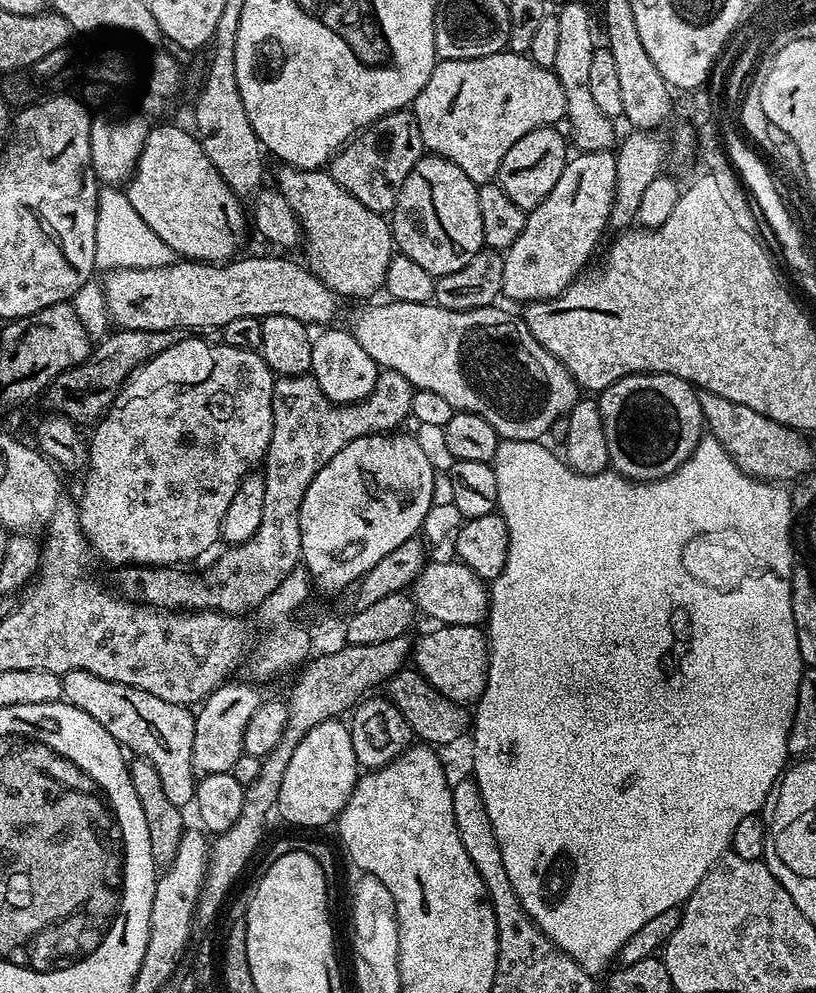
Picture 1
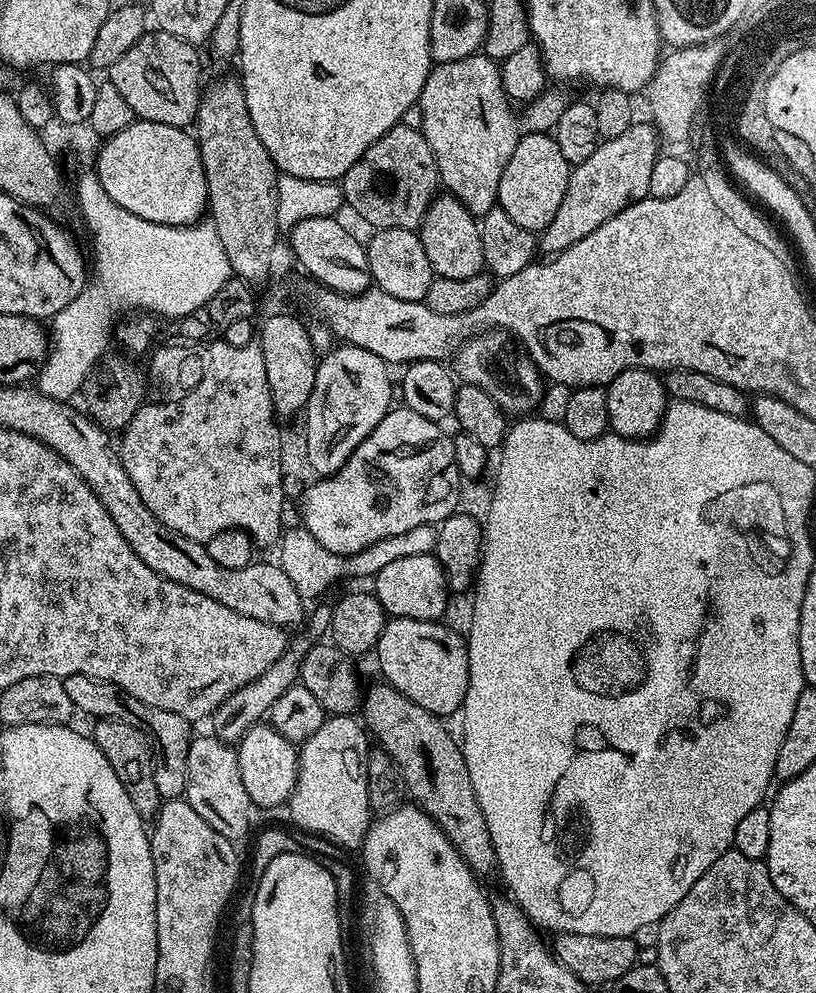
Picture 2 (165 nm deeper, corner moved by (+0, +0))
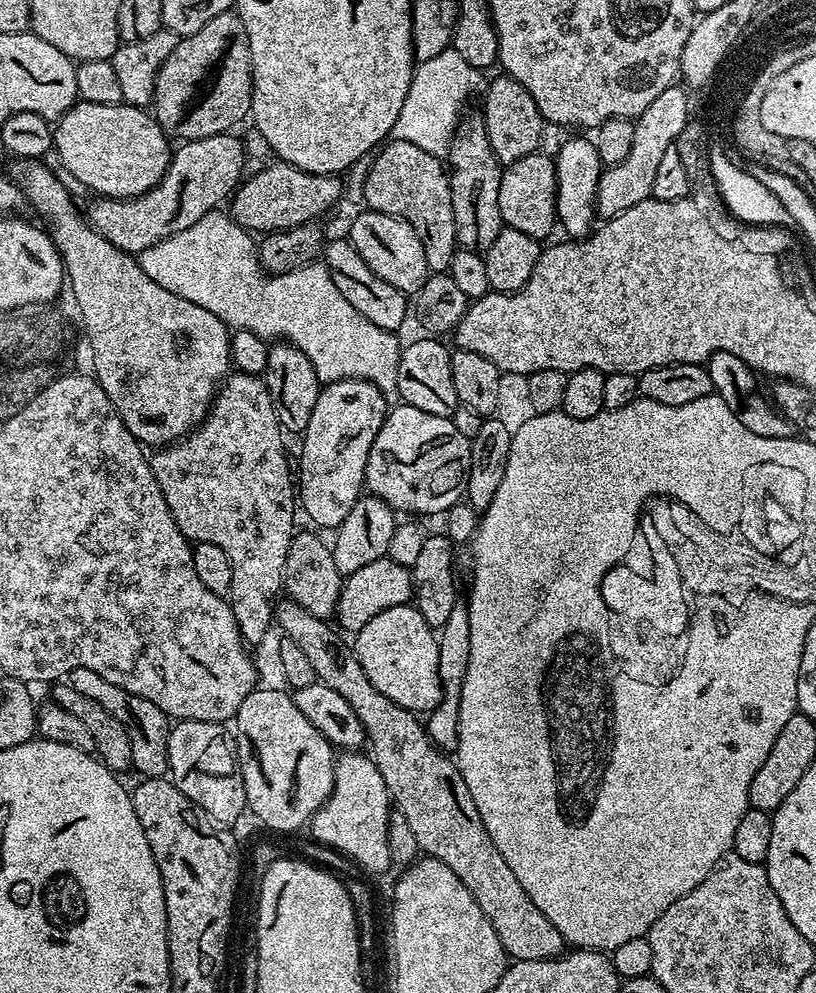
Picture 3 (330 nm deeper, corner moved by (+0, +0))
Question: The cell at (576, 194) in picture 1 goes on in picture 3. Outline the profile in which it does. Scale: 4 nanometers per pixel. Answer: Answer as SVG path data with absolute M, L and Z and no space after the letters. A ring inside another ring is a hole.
M673 86L662 90L641 116L635 117L634 147L630 149L630 158L626 162L605 167L600 174L596 191L596 215L600 218L611 218L638 206L638 202L649 199L654 190L654 177L666 150L675 145L678 134L687 124L690 115L690 97L683 87Z

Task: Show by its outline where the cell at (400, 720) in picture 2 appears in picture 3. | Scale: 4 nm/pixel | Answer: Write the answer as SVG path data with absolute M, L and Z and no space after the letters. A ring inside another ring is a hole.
M290 598L281 599L275 605L274 620L278 628L280 624L281 630L284 631L283 635L298 642L298 647L306 654L306 658L310 658L310 666L314 666L317 681L330 686L330 690L342 694L342 698L350 702L350 706L358 714L358 720L362 722L367 747L369 749L372 747L370 749L372 761L376 763L386 782L391 803L395 811L400 812L402 818L406 818L410 831L414 834L414 842L418 842L424 856L433 856L438 862L450 866L454 874L458 874L462 886L466 886L466 890L474 894L474 902L478 902L482 914L490 918L490 926L494 926L494 934L498 934L498 942L502 942L505 953L513 961L555 960L556 957L563 956L566 941L562 934L558 934L558 926L554 926L554 922L550 922L550 918L546 918L546 914L542 914L542 910L538 910L538 906L530 902L530 894L526 894L526 890L518 886L514 870L510 870L510 866L506 866L506 858L498 854L498 846L494 846L482 822L482 814L478 814L478 806L474 806L474 798L470 798L470 786L466 786L455 759L447 751L441 751L436 747L435 742L428 737L421 717L417 713L407 712L402 706L390 702L386 694L378 694L378 690L374 690L349 641L347 644L343 640L345 637L335 627L332 629L328 620L320 620L314 614L310 614L310 610L298 606Z

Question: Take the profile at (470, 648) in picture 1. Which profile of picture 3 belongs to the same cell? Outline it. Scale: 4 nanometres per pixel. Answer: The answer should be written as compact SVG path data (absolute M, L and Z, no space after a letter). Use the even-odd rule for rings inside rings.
M411 603L399 604L390 606L390 610L382 610L382 614L374 614L374 618L370 618L370 622L366 622L366 626L362 626L362 630L355 633L354 651L362 670L366 670L366 678L370 678L378 694L386 694L390 702L402 706L407 712L429 714L439 706L445 694L438 674L437 637L437 633L426 622L426 618L418 614L415 606Z

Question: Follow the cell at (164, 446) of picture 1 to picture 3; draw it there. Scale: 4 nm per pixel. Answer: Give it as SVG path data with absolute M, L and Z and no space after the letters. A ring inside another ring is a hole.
M233 371L220 384L216 395L212 397L210 411L204 416L203 423L195 430L189 432L188 435L181 436L179 440L153 451L156 453L151 453L150 456L152 473L162 490L162 498L166 498L166 506L170 506L170 514L174 518L174 522L181 534L189 542L214 542L214 546L219 546L225 552L226 558L230 558L230 566L232 567L232 597L230 600L232 613L236 619L240 636L244 639L245 645L248 646L262 643L268 636L268 627L273 627L274 601L282 592L286 558L290 554L290 542L294 535L294 529L297 527L295 524L296 514L298 515L298 488L294 483L293 469L292 472L288 469L288 456L284 453L284 439L286 439L286 433L278 422L278 414L274 414L274 402L270 398L268 388L264 385L263 379L259 376L251 376L245 372Z

